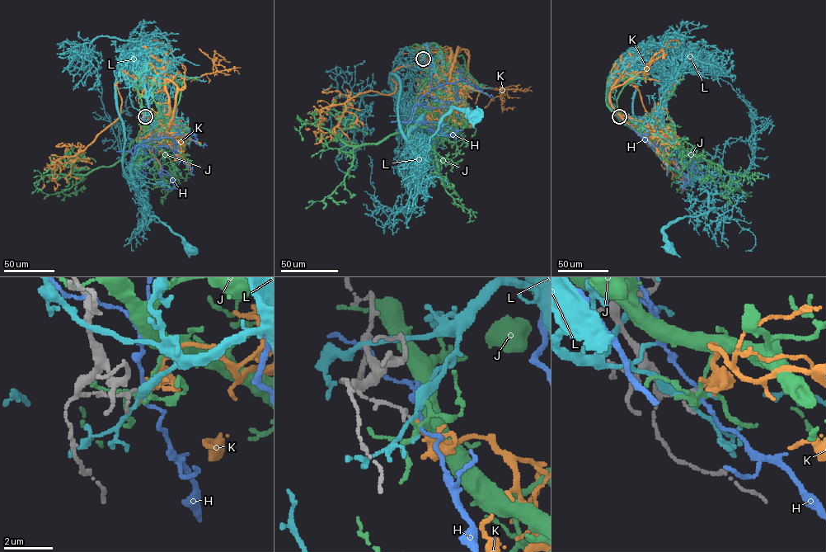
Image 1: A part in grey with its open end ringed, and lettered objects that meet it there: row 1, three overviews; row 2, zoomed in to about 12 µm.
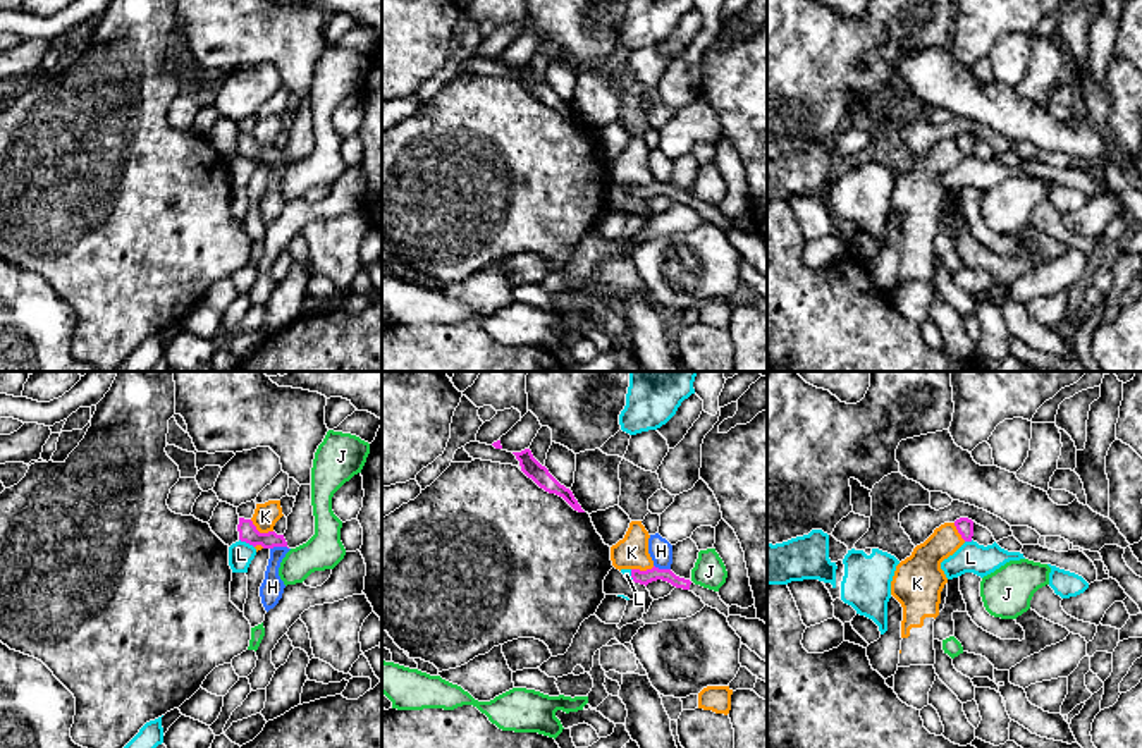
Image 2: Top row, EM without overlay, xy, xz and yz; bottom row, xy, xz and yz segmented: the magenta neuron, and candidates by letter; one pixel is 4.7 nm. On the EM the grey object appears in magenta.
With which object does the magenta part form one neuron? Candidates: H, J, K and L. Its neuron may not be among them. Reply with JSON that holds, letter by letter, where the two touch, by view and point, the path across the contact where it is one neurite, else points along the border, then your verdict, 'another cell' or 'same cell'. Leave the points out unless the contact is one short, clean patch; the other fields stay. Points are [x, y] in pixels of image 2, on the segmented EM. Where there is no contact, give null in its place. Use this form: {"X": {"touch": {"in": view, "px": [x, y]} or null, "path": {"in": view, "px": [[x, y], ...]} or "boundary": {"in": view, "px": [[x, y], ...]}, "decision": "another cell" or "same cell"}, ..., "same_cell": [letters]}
{"H": {"touch": {"in": "xy", "px": [279, 545]}, "boundary": {"in": "xy", "px": [[288, 547], [270, 549]]}, "decision": "another cell"}, "J": {"touch": null, "decision": "another cell"}, "K": {"touch": {"in": "xy", "px": [258, 532]}, "boundary": {"in": "xy", "px": [[250, 520], [260, 532], [272, 532]]}, "decision": "another cell"}, "L": {"touch": {"in": "xy", "px": [246, 542]}, "decision": "another cell"}, "same_cell": []}

